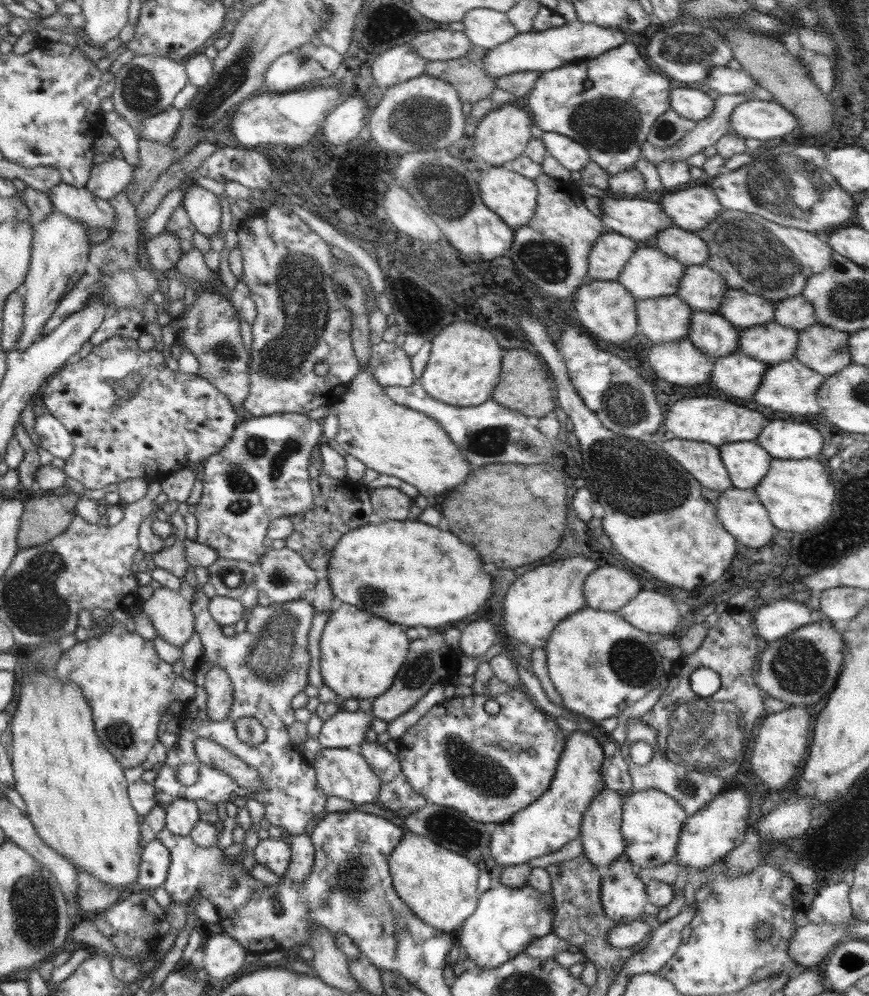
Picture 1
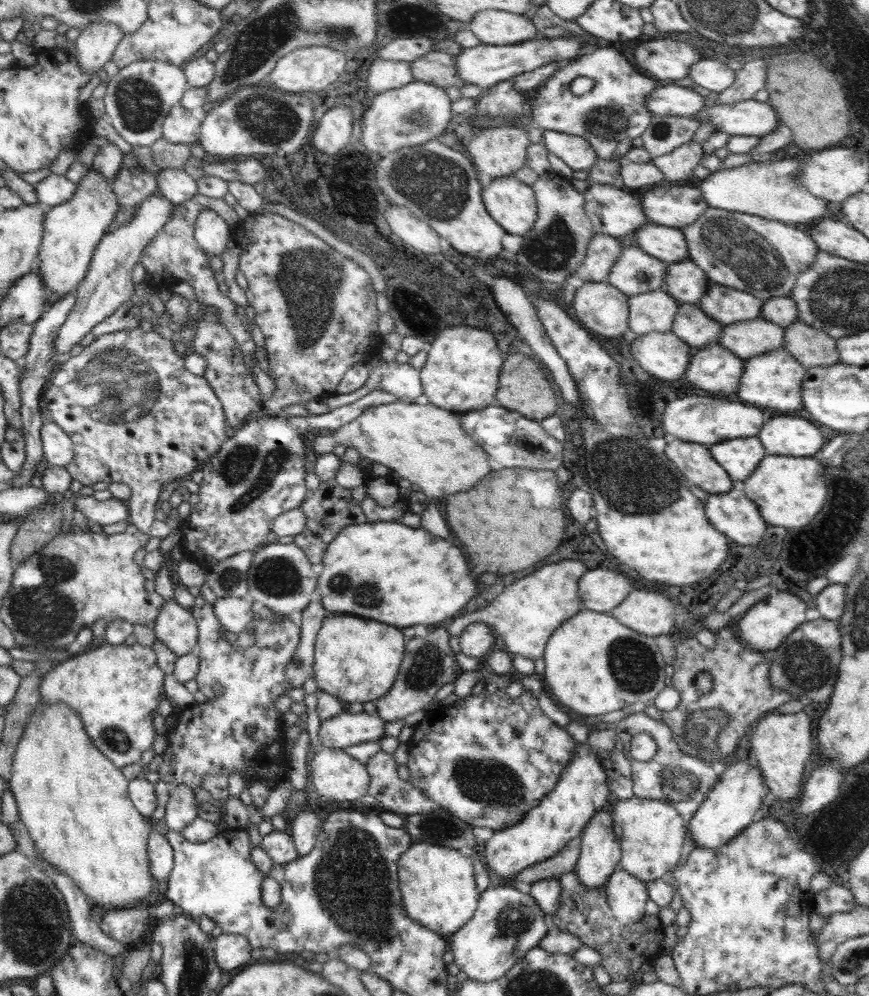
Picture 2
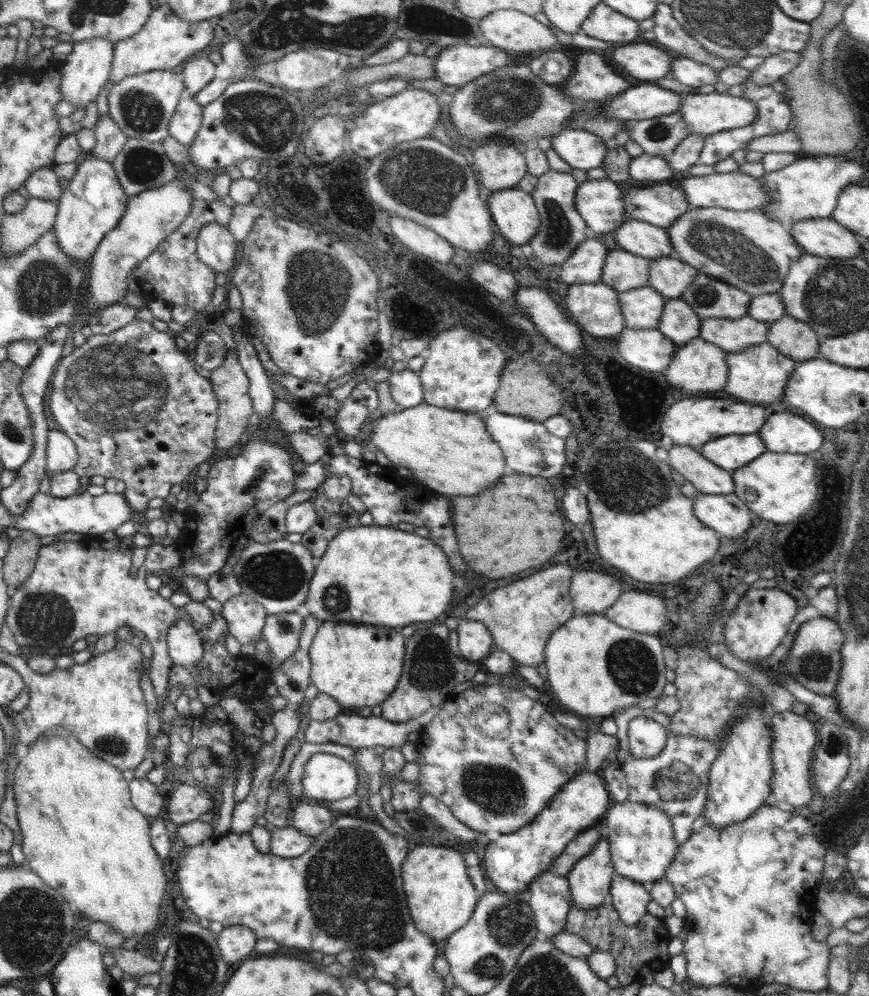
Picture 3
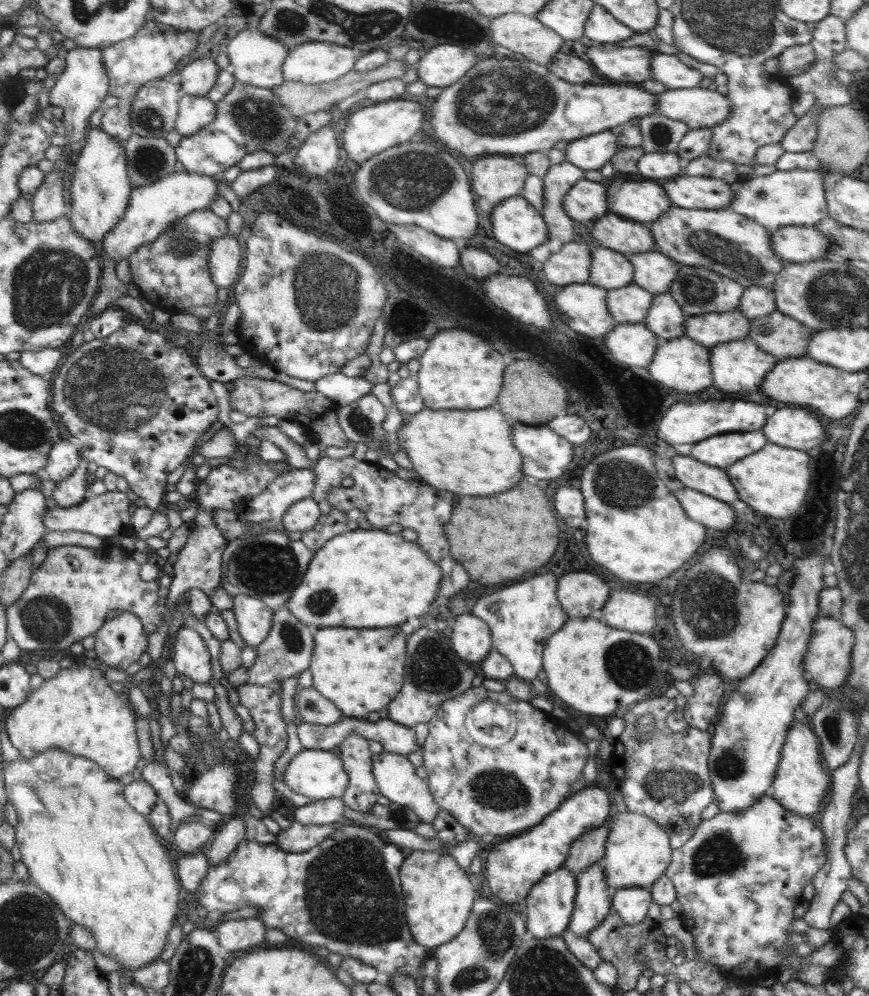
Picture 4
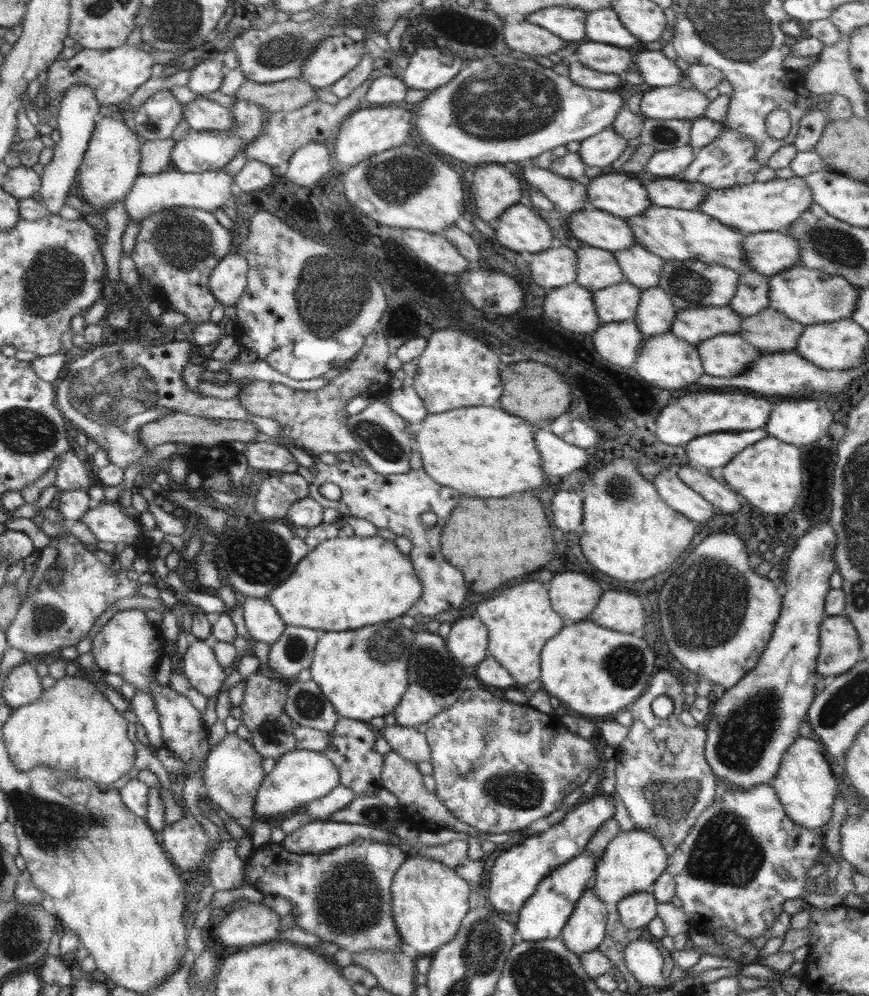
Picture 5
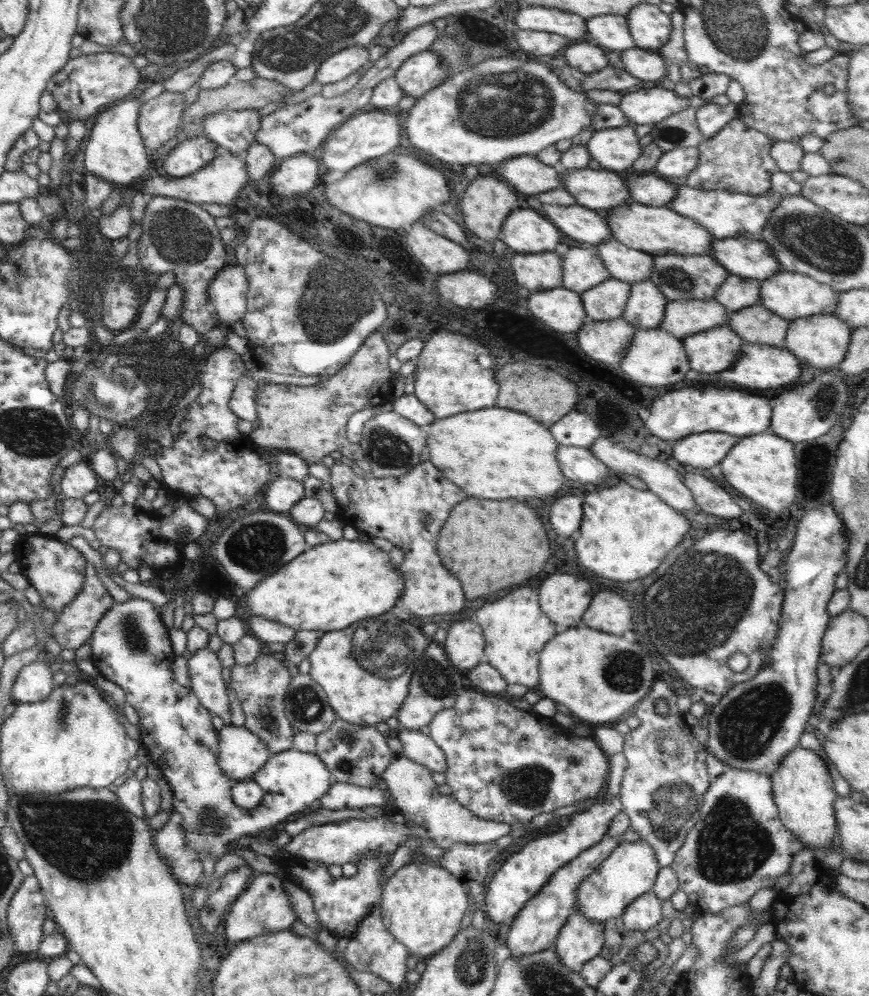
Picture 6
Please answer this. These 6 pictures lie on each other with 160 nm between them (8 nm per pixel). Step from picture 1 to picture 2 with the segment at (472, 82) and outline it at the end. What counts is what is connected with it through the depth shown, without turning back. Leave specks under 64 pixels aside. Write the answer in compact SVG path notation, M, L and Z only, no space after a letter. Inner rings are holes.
M432 51L410 62L414 81L442 87L460 88L465 82L456 73L456 58L446 52Z

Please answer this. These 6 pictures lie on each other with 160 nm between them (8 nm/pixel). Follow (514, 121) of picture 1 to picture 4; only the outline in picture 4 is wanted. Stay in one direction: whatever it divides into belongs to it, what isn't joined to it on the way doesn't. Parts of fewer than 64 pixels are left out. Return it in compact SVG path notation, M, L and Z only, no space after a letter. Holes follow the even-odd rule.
M486 154L472 166L471 190L486 198L493 207L505 198L518 196L527 175L526 167L512 156Z

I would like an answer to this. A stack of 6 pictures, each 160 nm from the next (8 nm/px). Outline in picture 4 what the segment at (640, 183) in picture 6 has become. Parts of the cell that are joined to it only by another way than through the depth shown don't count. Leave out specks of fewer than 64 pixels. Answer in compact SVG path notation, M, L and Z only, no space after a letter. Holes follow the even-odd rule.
M678 175L662 186L670 202L683 209L726 209L735 197L731 184L717 178Z

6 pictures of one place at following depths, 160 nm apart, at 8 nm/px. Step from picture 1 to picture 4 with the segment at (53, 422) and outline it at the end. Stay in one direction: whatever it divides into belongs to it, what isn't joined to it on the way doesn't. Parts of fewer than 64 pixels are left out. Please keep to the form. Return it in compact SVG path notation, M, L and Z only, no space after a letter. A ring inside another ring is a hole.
M60 439L48 452L45 469L54 483L68 478L76 469L80 460L79 446L72 440Z

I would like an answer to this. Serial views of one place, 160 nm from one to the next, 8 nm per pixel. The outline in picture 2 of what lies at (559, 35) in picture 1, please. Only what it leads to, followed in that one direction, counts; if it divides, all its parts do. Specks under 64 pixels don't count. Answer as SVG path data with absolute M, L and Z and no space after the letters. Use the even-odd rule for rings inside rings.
M570 35L564 38L526 39L511 45L487 45L482 43L471 48L463 48L456 56L456 73L465 84L476 84L480 88L491 88L495 84L518 76L520 73L536 70L545 64L562 62L574 59L583 51L592 49L592 44L587 44L582 37Z

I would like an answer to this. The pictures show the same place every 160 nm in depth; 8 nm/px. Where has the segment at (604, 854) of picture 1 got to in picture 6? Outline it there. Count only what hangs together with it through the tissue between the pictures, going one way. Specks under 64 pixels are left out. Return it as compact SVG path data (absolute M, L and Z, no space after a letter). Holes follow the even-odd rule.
M578 910L571 911L554 946L561 963L577 973L584 963L597 957L604 946L603 924L592 924L582 915Z

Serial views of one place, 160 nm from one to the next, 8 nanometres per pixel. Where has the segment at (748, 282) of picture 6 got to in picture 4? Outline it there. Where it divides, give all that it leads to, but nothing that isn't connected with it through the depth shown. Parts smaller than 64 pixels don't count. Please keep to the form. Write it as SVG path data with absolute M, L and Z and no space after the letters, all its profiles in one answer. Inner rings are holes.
M753 284L743 290L739 312L751 322L766 317L776 310L775 296L770 287Z

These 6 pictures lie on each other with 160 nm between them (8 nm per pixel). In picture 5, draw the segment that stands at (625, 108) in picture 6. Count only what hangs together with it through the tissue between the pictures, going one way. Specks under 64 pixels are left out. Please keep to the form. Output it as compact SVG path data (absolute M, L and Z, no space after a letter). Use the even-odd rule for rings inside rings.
M679 85L656 86L643 92L638 110L644 119L693 122L705 116L709 102L698 89Z

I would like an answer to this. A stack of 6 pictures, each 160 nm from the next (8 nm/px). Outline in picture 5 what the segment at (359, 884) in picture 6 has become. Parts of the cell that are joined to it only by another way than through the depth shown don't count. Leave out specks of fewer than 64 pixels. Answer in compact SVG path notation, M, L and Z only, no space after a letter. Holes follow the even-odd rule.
M358 839L350 842L350 845L340 846L324 854L290 853L282 844L269 841L262 846L253 846L250 856L246 858L243 874L245 882L263 895L288 898L292 903L289 914L294 916L295 926L299 926L306 933L316 935L322 942L334 942L352 954L365 950L401 950L403 940L392 918L393 898L390 886L394 874L407 858L408 855L392 846L390 842L381 843L374 839Z

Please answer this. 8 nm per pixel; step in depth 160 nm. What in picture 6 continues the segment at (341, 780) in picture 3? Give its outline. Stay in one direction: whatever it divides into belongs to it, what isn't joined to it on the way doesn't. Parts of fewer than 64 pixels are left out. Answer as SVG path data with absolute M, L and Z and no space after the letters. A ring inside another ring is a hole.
M132 596L128 601L114 603L102 615L91 636L91 660L100 675L115 682L124 690L128 704L134 707L140 718L140 741L147 750L149 760L162 771L163 778L172 790L172 813L182 816L182 830L186 837L186 848L192 850L198 860L209 855L220 860L238 843L245 843L260 832L269 830L292 814L304 812L316 800L328 793L331 786L331 774L326 765L314 754L294 748L271 754L258 772L251 776L264 792L263 800L252 809L241 808L234 804L232 797L233 780L218 766L219 750L218 728L212 721L211 712L202 706L191 688L182 686L172 674L171 662L176 658L170 643L169 630L156 610L158 606L146 600Z

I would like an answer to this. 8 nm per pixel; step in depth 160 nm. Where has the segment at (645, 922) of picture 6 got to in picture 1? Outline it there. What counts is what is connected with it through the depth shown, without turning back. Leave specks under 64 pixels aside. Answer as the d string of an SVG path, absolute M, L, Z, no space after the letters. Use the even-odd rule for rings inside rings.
M614 860L609 866L599 868L601 876L601 903L607 918L616 922L639 919L649 901L645 883L628 860Z

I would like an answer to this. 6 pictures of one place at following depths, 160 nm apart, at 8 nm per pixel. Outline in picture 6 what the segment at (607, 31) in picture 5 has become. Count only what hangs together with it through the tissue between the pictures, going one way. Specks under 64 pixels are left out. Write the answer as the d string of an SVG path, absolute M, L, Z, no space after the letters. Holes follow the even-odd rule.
M603 14L585 21L587 37L603 50L623 51L635 47L627 18L619 14Z

